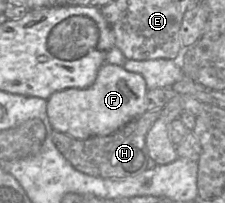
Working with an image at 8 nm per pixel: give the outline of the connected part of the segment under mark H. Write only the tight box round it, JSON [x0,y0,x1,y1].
[51,111,161,179]

